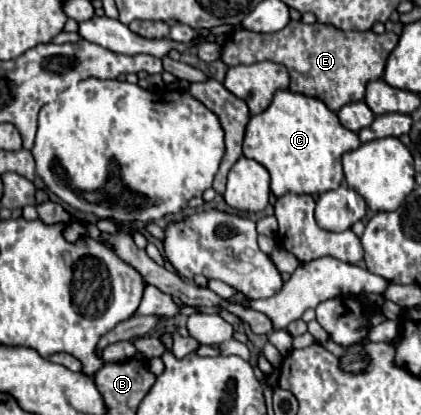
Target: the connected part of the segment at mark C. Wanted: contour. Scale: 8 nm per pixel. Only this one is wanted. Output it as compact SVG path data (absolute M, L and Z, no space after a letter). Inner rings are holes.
M277 91L271 105L259 113L259 115L251 115L249 119L249 127L245 129L245 143L243 143L243 155L247 159L253 159L257 163L261 163L269 175L271 175L271 193L275 197L281 197L285 193L309 193L309 195L319 195L325 193L329 189L337 189L343 181L343 169L341 169L341 157L347 151L353 151L361 145L357 133L345 129L337 115L333 111L329 111L329 107L325 107L325 103L321 103L315 97L307 97L307 95L299 95L299 93L291 93L291 91Z

